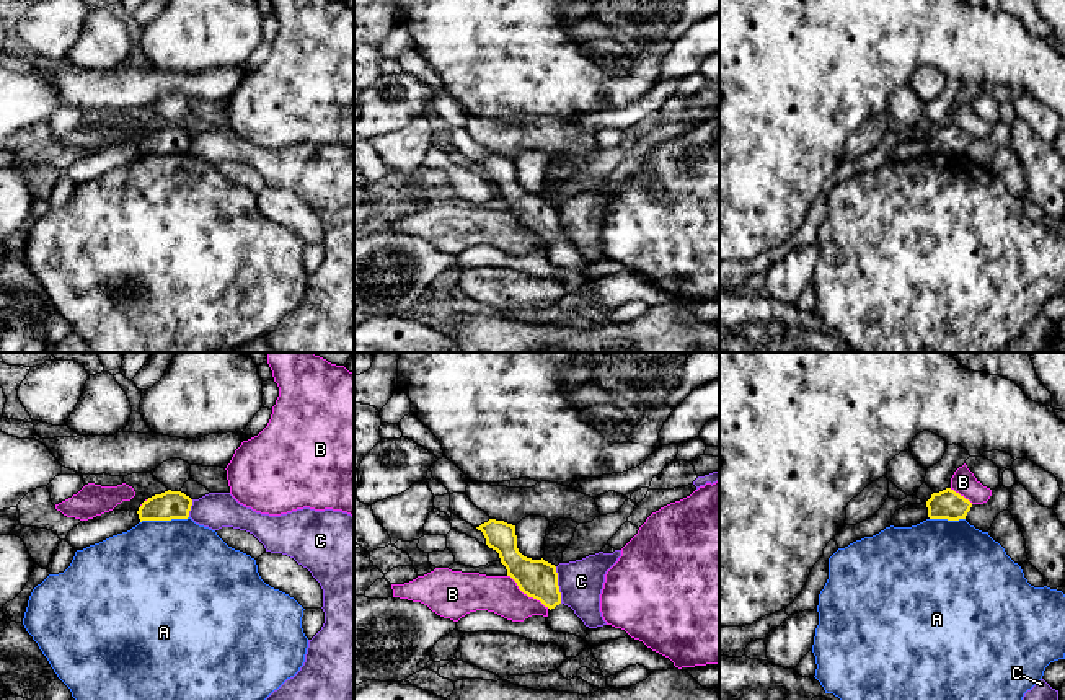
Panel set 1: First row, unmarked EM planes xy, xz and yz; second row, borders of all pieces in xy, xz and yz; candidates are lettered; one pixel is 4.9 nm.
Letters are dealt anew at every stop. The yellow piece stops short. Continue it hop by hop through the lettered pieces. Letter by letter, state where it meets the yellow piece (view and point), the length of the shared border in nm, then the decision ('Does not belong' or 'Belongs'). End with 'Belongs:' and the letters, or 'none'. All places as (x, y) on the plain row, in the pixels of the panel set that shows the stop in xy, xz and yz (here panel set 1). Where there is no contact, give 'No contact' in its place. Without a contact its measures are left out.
A: Touches yellow at xy (163, 154). Shared border 240 nm. Does not belong
B: Touches yellow at xz (527, 229). Shared border 260 nm. Does not belong
C: Touches yellow at xz (556, 219). Shared border 190 nm. Does not belong
Belongs: none

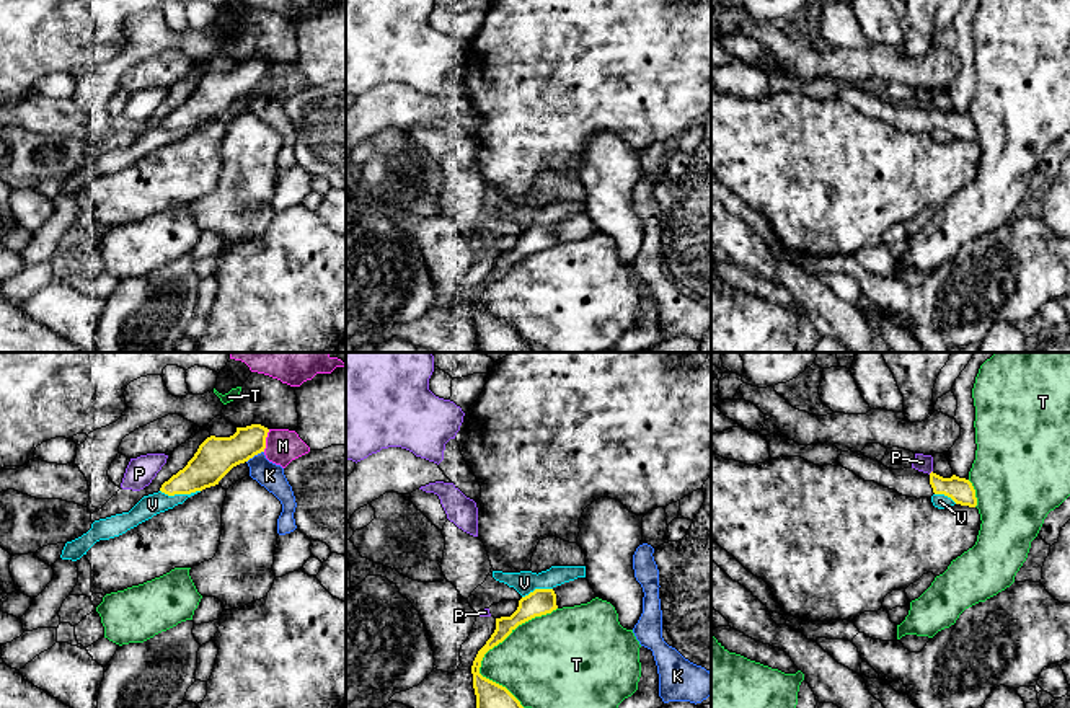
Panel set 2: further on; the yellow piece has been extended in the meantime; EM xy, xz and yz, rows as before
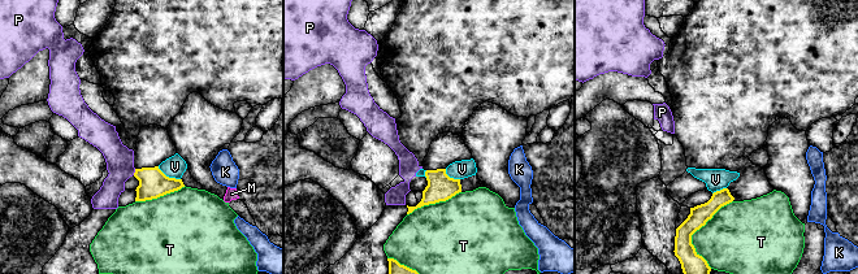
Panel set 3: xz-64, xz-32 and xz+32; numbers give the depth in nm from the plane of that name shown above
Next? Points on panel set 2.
K: Touches yellow at xy (255, 88). Shared border 110 nm. Does not belong
M: Touches yellow at xy (265, 75). Shared border 120 nm. Does not belong
P: No contact. Does not belong
T: Touches yellow at xz (488, 284). Shared border 550 nm. Does not belong
V: Touches yellow at xy (180, 128). Shared border 200 nm. Does not belong
Belongs: none

